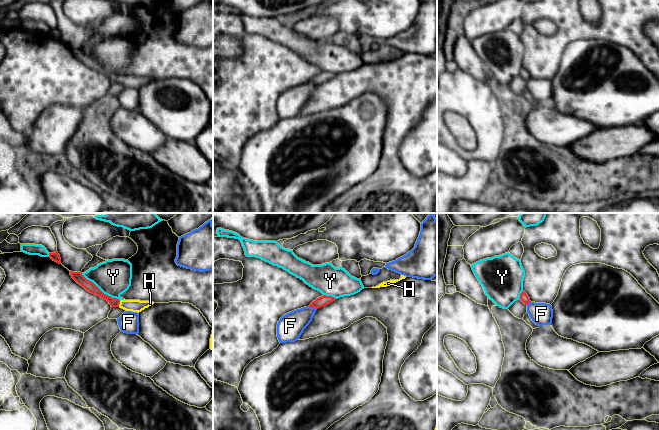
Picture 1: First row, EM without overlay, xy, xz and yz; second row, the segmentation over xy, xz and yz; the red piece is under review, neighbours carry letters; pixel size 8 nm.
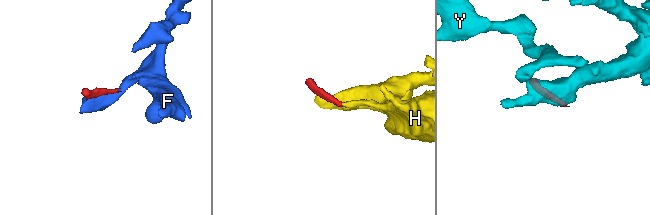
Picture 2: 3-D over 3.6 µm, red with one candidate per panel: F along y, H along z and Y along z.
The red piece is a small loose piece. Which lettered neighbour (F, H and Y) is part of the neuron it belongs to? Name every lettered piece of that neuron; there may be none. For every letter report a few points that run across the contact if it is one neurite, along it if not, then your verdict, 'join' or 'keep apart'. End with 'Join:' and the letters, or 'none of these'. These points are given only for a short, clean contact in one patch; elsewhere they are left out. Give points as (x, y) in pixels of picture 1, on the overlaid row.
F: keep apart
H: xy (92, 288), (113, 302), (119, 303), (137, 306) | join
Y: keep apart
Join: H

